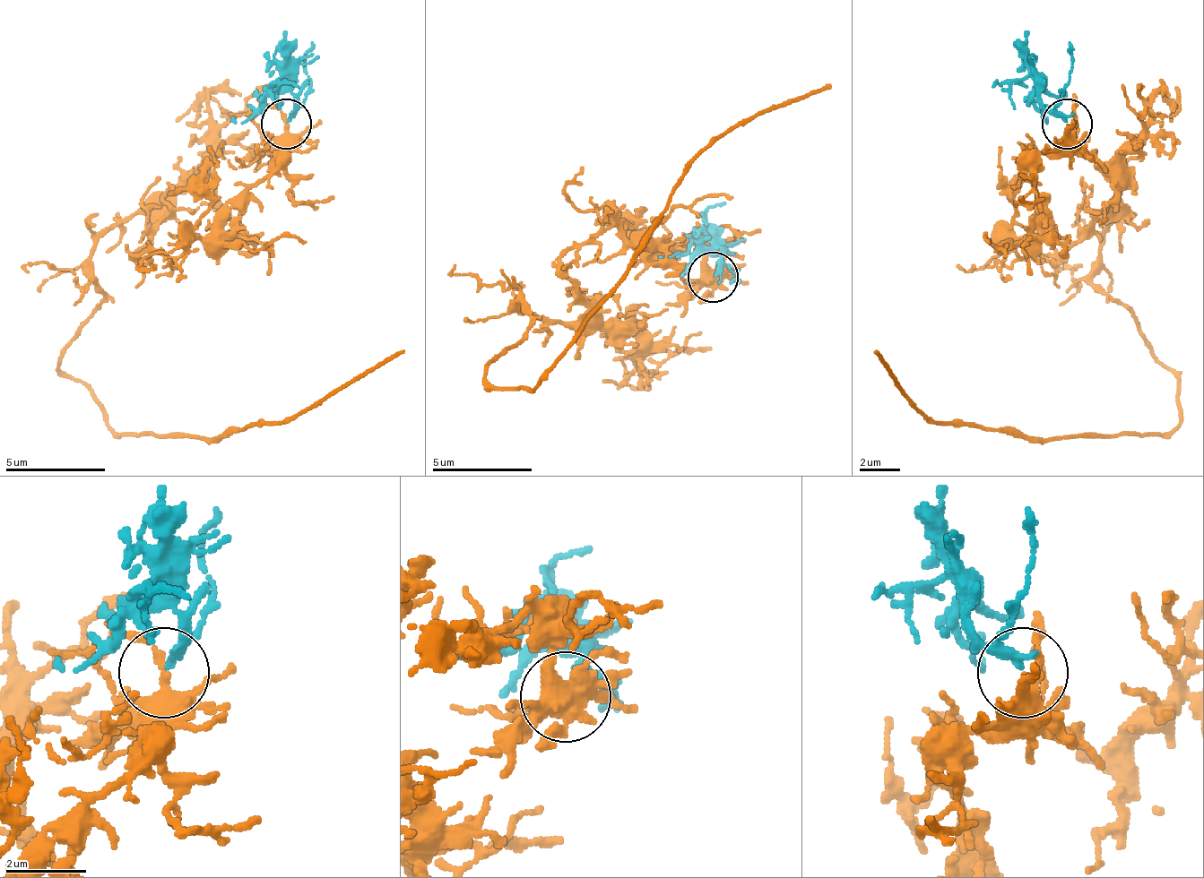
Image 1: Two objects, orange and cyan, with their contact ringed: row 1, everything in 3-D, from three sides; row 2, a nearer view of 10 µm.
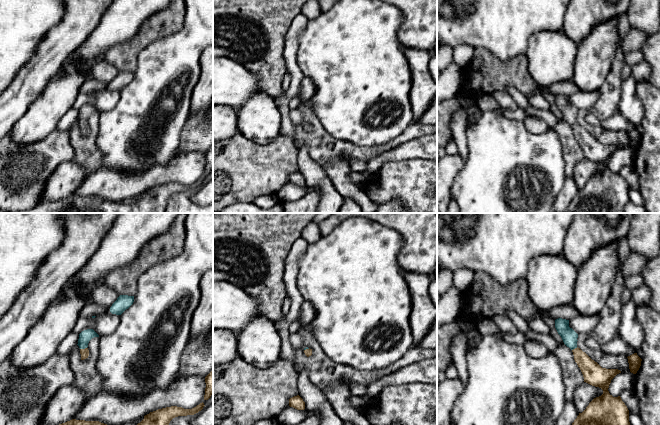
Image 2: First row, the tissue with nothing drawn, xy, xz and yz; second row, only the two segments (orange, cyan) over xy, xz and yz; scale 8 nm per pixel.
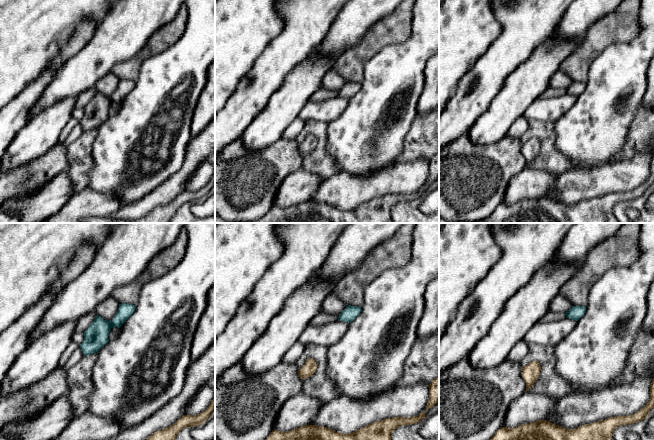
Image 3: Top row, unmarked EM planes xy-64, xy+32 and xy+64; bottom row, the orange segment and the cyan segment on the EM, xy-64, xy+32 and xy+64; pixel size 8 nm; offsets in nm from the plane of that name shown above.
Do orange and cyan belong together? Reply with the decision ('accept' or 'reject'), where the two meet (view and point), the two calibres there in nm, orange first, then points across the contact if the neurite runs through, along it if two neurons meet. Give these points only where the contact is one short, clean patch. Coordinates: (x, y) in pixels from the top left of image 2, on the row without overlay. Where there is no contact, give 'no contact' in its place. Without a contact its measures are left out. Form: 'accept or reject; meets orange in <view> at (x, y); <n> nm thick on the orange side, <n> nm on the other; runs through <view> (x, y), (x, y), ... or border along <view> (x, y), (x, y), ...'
accept; meets orange in xy at (83, 125); 70 nm thick on the orange side, 100 nm on the other; runs through xy (84, 129), (83, 125), (85, 112)

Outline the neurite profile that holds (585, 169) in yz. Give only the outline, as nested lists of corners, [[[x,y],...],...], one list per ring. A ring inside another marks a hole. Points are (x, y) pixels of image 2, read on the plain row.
[[[584,158],[576,164],[572,177],[575,180],[578,189],[582,189],[594,174],[599,173],[602,170],[603,166],[601,164]]]

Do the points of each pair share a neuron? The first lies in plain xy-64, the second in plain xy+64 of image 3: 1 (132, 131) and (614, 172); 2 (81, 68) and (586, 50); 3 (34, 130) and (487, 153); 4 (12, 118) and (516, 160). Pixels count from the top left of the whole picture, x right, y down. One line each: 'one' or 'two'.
1: two
2: two
3: two
4: two

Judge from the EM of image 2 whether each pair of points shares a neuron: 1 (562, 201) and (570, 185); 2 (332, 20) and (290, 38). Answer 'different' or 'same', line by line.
1: same
2: different

